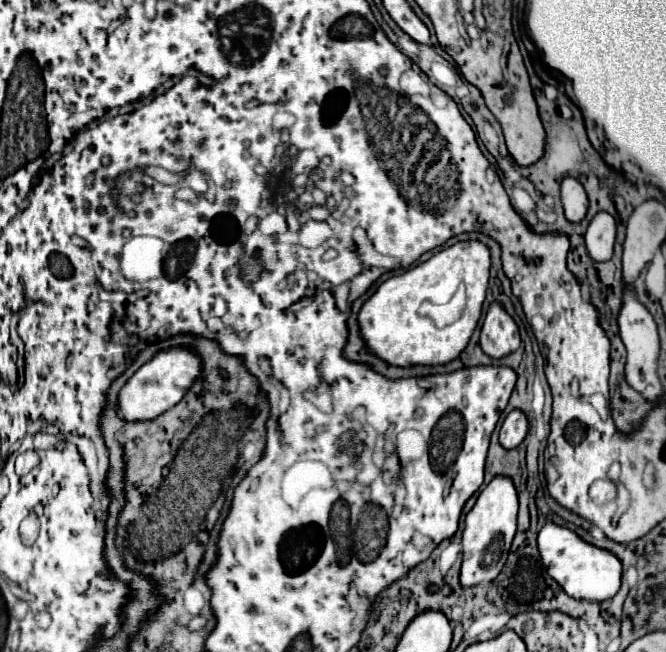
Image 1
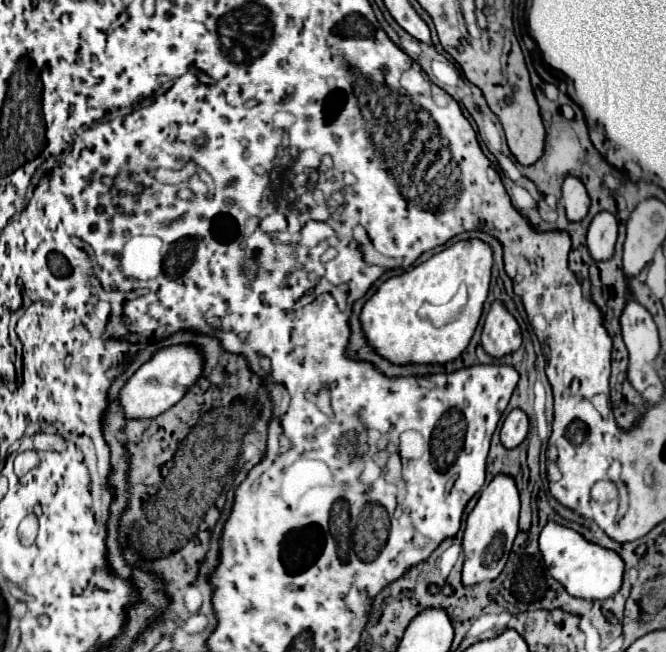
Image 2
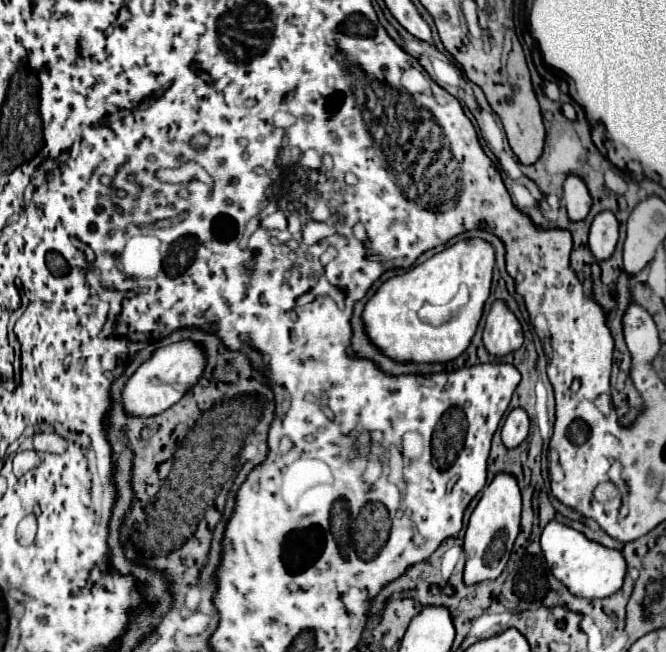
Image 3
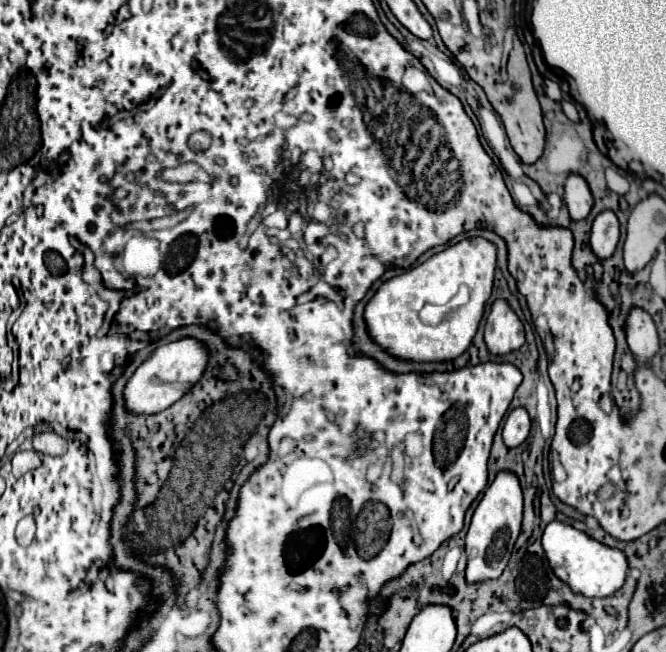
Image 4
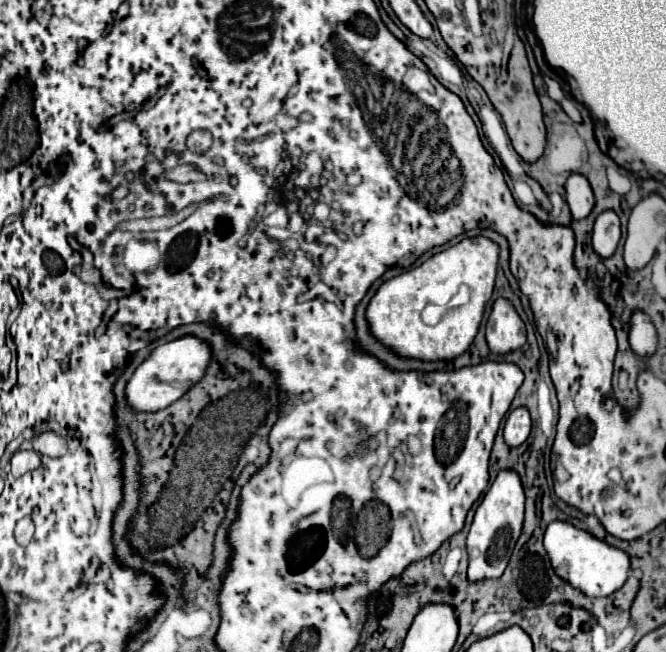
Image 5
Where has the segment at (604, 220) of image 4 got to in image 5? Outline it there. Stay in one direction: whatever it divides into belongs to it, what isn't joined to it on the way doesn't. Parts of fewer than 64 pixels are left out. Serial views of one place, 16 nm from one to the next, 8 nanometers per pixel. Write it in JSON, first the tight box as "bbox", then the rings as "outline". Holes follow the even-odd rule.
{"bbox":[592,210,622,258],"outline":[[[606,210],[596,218],[594,234],[592,234],[592,246],[602,256],[608,258],[614,254],[618,242],[620,242],[622,230],[620,230],[620,218],[614,210]],[[598,242],[602,248],[598,248]]]}

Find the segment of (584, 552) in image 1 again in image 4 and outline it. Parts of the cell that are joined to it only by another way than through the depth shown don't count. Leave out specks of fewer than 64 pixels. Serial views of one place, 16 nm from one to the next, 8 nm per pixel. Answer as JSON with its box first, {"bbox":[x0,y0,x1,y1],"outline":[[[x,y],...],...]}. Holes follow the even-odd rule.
{"bbox":[542,522,628,598],"outline":[[[550,522],[542,536],[542,546],[546,550],[548,562],[554,570],[554,574],[564,580],[574,592],[580,592],[588,598],[606,598],[612,596],[616,590],[622,588],[622,584],[628,578],[628,558],[622,550],[610,548],[604,542],[598,542],[590,538],[586,532],[576,530],[570,524],[564,522]]]}

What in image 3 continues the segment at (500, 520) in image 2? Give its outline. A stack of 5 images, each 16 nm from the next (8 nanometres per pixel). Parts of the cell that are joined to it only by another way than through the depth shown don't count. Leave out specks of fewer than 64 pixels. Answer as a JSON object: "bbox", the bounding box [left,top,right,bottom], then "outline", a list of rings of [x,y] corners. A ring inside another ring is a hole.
{"bbox":[464,472,522,584],"outline":[[[508,472],[496,474],[496,478],[484,488],[478,506],[474,508],[468,530],[464,536],[464,552],[466,552],[466,568],[464,582],[478,584],[484,580],[494,580],[502,574],[516,536],[520,534],[520,518],[522,518],[522,492],[516,476]]]}

